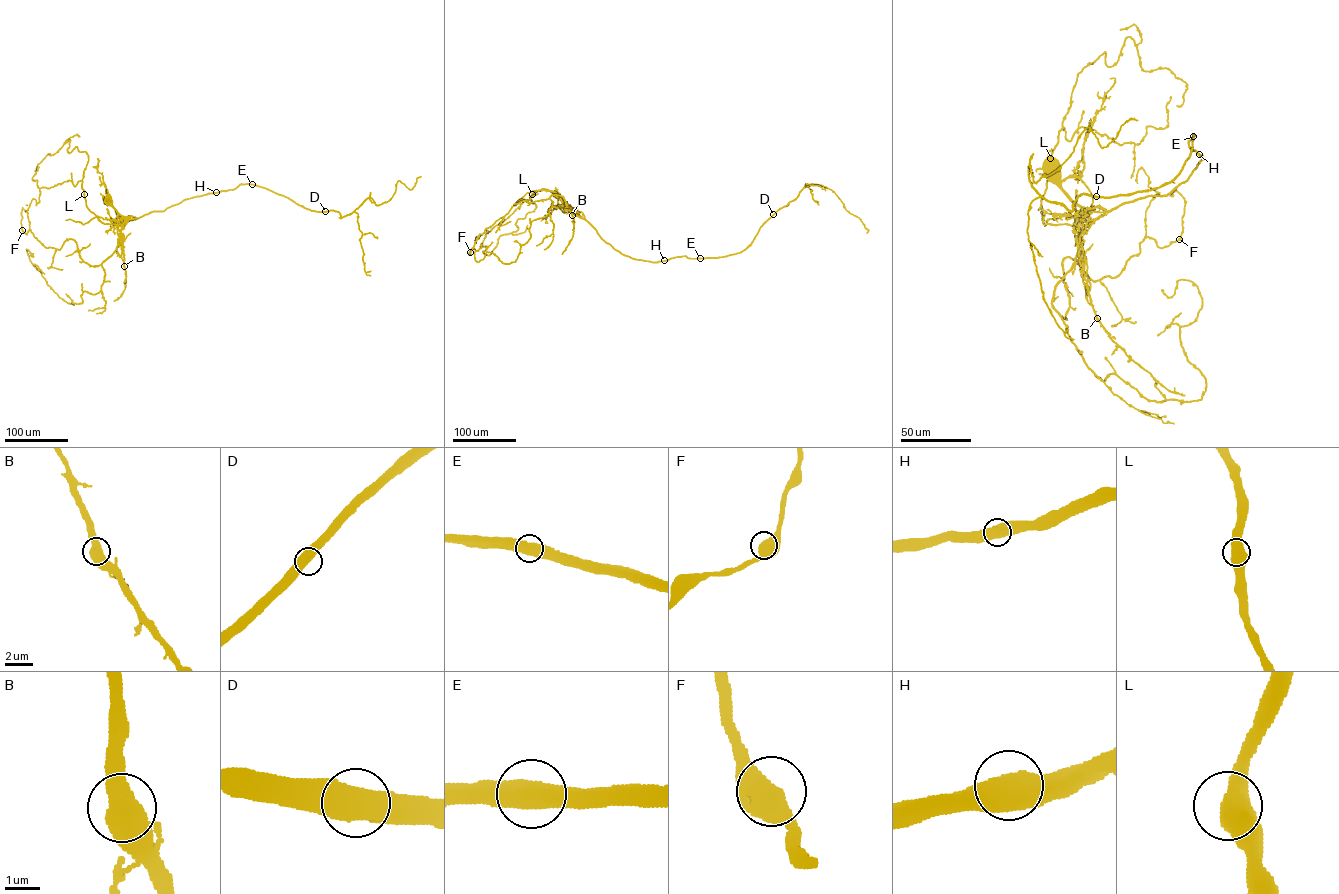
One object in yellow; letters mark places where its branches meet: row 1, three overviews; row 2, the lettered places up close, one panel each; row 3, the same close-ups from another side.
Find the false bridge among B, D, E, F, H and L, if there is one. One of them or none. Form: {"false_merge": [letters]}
{"false_merge": []}

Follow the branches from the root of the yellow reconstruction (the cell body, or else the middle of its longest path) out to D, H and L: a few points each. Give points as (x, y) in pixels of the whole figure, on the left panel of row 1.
D: (108, 201), (121, 215), (139, 218), (184, 200), (250, 184), (311, 210), (325, 211)
H: (108, 201), (121, 215), (139, 218), (153, 211), (163, 211), (184, 200), (216, 192)
L: (108, 201), (122, 216), (114, 224), (103, 223), (91, 212), (84, 194)

